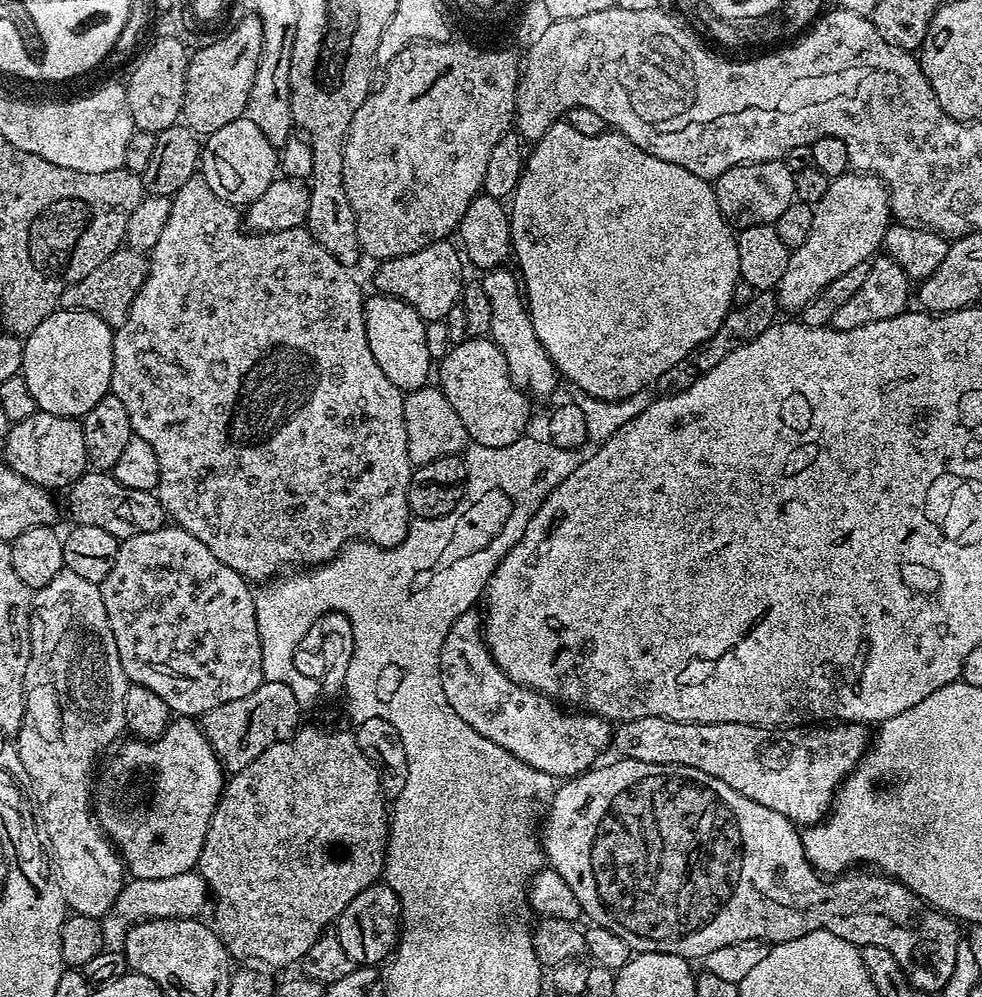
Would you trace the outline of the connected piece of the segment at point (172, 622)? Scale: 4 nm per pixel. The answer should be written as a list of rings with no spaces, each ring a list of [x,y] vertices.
[[[165,526],[153,530],[151,534],[134,534],[134,538],[126,538],[120,541],[118,558],[114,558],[114,566],[110,574],[100,583],[102,602],[106,606],[106,618],[110,622],[110,630],[114,634],[114,646],[118,646],[118,658],[122,662],[122,670],[128,681],[134,684],[146,686],[146,690],[154,690],[162,702],[166,702],[169,713],[180,718],[200,718],[205,712],[214,710],[226,702],[238,702],[238,698],[246,698],[258,690],[258,686],[264,683],[264,667],[262,666],[262,646],[260,635],[256,625],[256,597],[249,581],[238,575],[226,562],[214,558],[210,554],[210,546],[198,542],[194,534],[187,532],[179,526]]]

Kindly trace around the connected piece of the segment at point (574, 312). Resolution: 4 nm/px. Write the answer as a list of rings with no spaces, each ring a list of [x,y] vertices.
[[[557,122],[548,129],[547,136],[535,141],[533,148],[536,149],[527,153],[524,173],[510,197],[510,219],[511,251],[514,253],[514,264],[516,260],[515,267],[522,277],[528,313],[534,322],[534,334],[538,334],[546,354],[550,354],[557,373],[580,388],[576,390],[583,395],[599,400],[630,398],[630,394],[638,394],[655,385],[658,377],[666,374],[670,366],[678,366],[690,350],[715,334],[726,314],[732,311],[732,295],[738,283],[736,273],[740,271],[736,232],[720,212],[715,187],[709,181],[690,174],[690,170],[682,170],[682,166],[662,162],[662,158],[646,154],[618,131],[607,130],[590,137],[572,129],[567,122]]]

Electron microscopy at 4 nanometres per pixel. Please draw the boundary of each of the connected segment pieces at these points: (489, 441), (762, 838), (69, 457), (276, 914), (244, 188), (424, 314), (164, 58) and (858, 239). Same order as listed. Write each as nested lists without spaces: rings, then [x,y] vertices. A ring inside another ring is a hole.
[[[467,338],[460,344],[451,345],[447,354],[438,361],[438,372],[439,368],[438,387],[450,402],[450,406],[458,410],[458,418],[462,418],[462,426],[466,426],[469,441],[491,448],[501,448],[510,446],[510,442],[518,442],[529,431],[529,397],[512,381],[506,358],[502,358],[502,350],[498,350],[491,338]]]
[[[616,758],[613,764],[603,764],[584,772],[581,776],[565,779],[563,784],[557,787],[556,795],[553,796],[542,820],[542,847],[547,867],[566,878],[566,886],[574,890],[574,898],[578,898],[581,913],[585,917],[589,916],[592,919],[589,921],[595,927],[618,934],[622,942],[632,947],[633,953],[678,954],[690,962],[696,962],[714,954],[714,950],[722,946],[734,946],[734,942],[762,940],[771,946],[797,940],[811,932],[829,932],[855,944],[859,949],[866,946],[882,946],[882,950],[890,950],[890,954],[894,954],[894,958],[910,978],[915,977],[916,964],[921,964],[925,978],[932,980],[936,976],[936,964],[944,964],[947,960],[955,958],[956,948],[952,945],[951,932],[953,921],[949,917],[935,908],[929,908],[921,896],[915,896],[901,880],[893,880],[891,876],[877,874],[872,870],[849,870],[835,878],[825,878],[808,863],[808,855],[804,852],[797,825],[791,824],[785,816],[778,814],[778,810],[758,806],[758,802],[750,802],[750,798],[738,794],[738,790],[730,790],[726,782],[718,782],[718,778],[710,778],[710,774],[702,774],[702,770],[694,770],[690,766],[647,764],[623,758]]]
[[[39,410],[26,422],[9,427],[2,460],[10,470],[22,474],[22,478],[49,490],[67,489],[90,468],[81,421]]]
[[[304,726],[286,742],[278,742],[262,750],[262,754],[254,758],[254,762],[250,762],[225,783],[224,793],[216,804],[212,821],[206,832],[206,842],[202,846],[198,865],[198,873],[208,884],[209,893],[214,897],[214,908],[216,904],[214,927],[224,945],[228,947],[229,957],[236,962],[239,960],[244,960],[240,962],[255,962],[269,969],[284,968],[287,964],[299,965],[303,961],[306,950],[310,950],[310,946],[314,946],[316,939],[329,931],[330,926],[335,925],[340,919],[342,910],[346,910],[346,906],[354,898],[358,898],[362,890],[366,890],[383,877],[384,853],[388,851],[389,827],[390,812],[386,807],[386,798],[380,792],[378,774],[366,758],[366,754],[358,750],[358,742],[351,731],[341,730],[336,736],[320,736],[320,729],[312,732]]]
[[[241,118],[226,122],[222,130],[207,133],[200,150],[198,172],[218,198],[227,204],[249,206],[277,178],[278,150],[252,120]]]
[[[448,240],[434,242],[414,254],[381,260],[375,267],[372,284],[376,288],[373,289],[381,296],[393,296],[406,302],[406,306],[414,309],[426,322],[445,321],[450,308],[461,303],[466,283],[466,264],[457,245]]]
[[[179,35],[176,36],[160,36],[144,53],[140,52],[135,57],[136,65],[124,84],[133,125],[141,132],[158,133],[181,119],[190,52],[189,49],[184,49],[185,41]]]
[[[855,170],[835,177],[822,202],[814,206],[814,226],[810,226],[806,242],[791,249],[786,274],[782,274],[774,289],[777,305],[788,314],[799,314],[834,278],[842,278],[854,266],[868,264],[883,245],[889,223],[888,187],[883,180]]]

